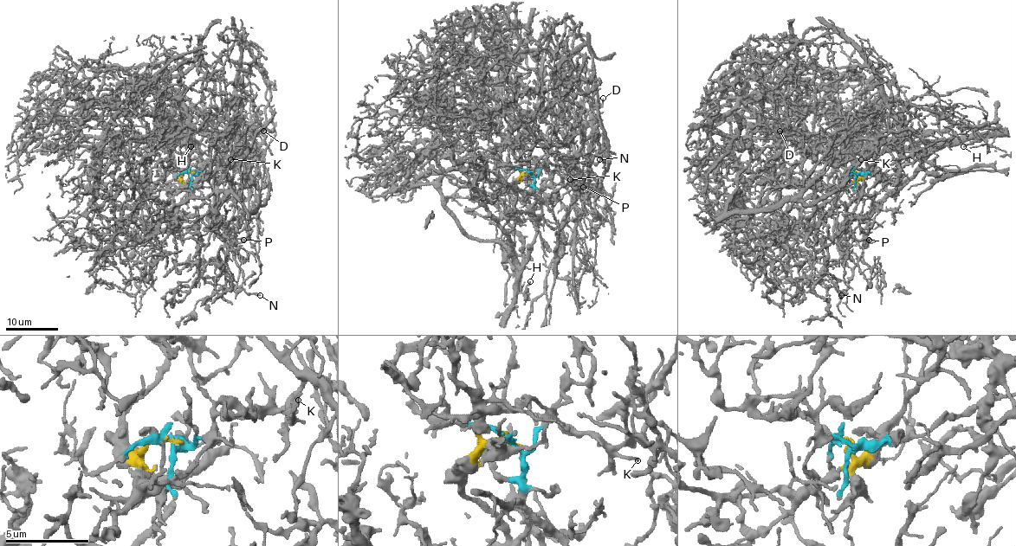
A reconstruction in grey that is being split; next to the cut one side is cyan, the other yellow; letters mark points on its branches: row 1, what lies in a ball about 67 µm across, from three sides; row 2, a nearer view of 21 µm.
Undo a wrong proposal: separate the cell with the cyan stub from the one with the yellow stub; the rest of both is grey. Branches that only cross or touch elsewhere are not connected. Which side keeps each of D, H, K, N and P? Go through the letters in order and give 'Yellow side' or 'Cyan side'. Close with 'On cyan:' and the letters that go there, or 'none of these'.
D: Cyan side
H: Yellow side
K: Cyan side
N: Cyan side
P: Cyan side
On cyan: D, K, N, P

